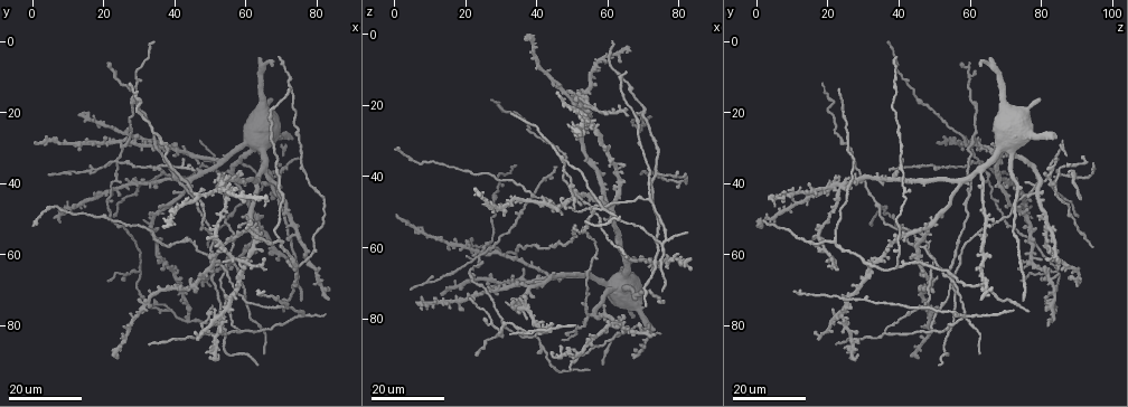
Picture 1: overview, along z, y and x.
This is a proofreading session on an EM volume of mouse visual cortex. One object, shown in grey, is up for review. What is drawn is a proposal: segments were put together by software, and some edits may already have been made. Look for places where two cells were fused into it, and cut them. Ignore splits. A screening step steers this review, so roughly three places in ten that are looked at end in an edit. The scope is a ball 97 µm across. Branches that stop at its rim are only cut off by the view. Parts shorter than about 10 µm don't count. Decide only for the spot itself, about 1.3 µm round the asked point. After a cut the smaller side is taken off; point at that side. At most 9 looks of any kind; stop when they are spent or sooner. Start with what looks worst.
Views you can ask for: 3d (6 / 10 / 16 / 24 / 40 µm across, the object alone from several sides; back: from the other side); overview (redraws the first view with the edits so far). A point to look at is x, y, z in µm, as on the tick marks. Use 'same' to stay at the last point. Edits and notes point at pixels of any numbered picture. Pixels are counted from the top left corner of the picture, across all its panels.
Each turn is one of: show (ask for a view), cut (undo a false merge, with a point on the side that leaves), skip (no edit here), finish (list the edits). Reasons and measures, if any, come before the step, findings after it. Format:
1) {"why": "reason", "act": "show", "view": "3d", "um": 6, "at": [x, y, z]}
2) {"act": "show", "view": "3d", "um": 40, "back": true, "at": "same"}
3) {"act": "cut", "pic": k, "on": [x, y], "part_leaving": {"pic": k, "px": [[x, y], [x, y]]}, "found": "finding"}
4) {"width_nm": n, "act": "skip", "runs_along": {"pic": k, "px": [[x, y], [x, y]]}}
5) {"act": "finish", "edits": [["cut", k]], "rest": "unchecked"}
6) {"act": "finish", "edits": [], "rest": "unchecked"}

{"why": "two arms in line, one across", "act": "show", "view": "3d", "um": 24, "at": [47.5, 82.5, 36.0]}

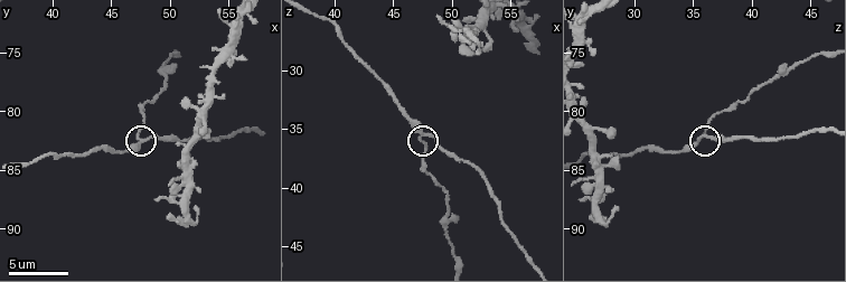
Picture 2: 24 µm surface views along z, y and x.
{"act": "show", "view": "3d", "um": 10, "at": [47.4, 82.8, 35.4]}

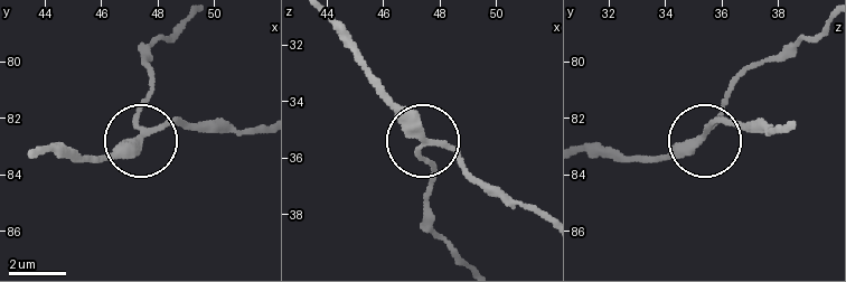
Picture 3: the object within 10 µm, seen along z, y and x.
{"arms": 3, "act": "cut", "pic": 3, "on": [149, 92], "part_leaving": {"pic": 3, "px": [[144, 128], [139, 109], [147, 56], [182, 21]]}, "found": "two cells meet here"}

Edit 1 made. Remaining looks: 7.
{"why": "three arms meet", "act": "show", "view": "3d", "um": 16, "at": [58.0, 81.0, 49.5]}

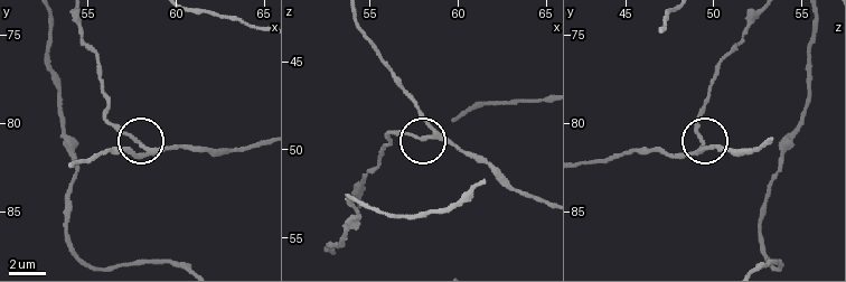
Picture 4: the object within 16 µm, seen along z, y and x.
{"act": "show", "view": "3d", "um": 10, "at": [58.8, 81.6, 49.1]}

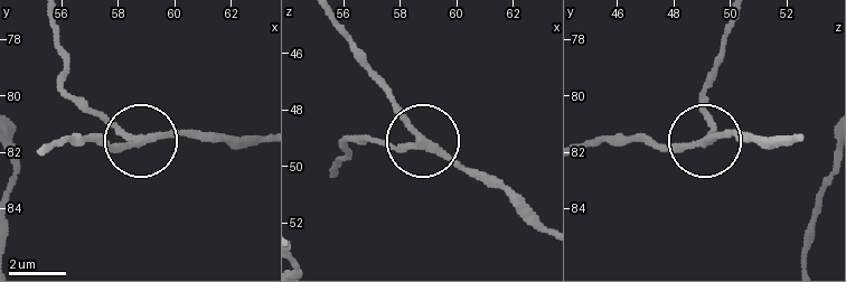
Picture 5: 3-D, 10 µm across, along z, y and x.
{"act": "skip", "runs_along": {"pic": 5, "px": [[331, 175], [353, 141], [420, 139], [363, 68]]}, "found": "continuous, no second cell"}

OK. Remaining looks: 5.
{"why": "looks like a crossing", "act": "show", "view": "3d", "um": 24, "at": [24.5, 34.0, 63.0]}

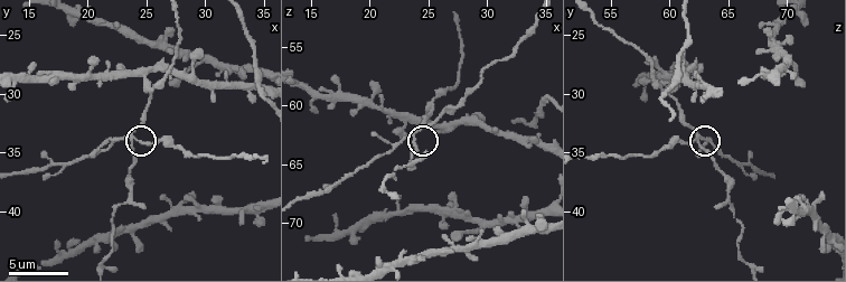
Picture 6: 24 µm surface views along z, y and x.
{"act": "show", "view": "3d", "um": 10, "at": [23.8, 34.0, 62.2]}

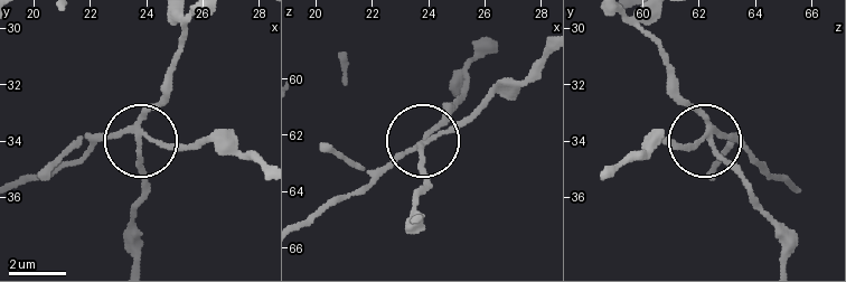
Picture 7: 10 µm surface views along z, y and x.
{"act": "show", "view": "3d", "um": 6, "at": [23.8, 34.0, 62.4]}

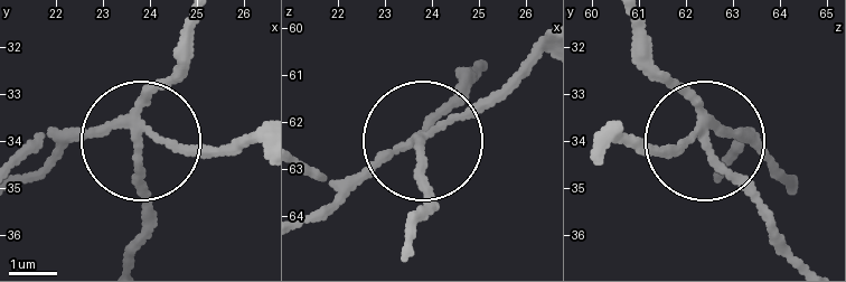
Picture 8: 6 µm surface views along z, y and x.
{"width_nm": 170, "act": "cut", "pic": 8, "on": [77, 140], "part_leaving": {"pic": 8, "px": [[133, 119], [177, 143], [261, 143]]}, "found": "a second cell is stuck on"}

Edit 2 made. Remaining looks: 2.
{"act": "finish", "edits": [["cut", 3], ["cut", 8]], "rest": "unchecked"}

